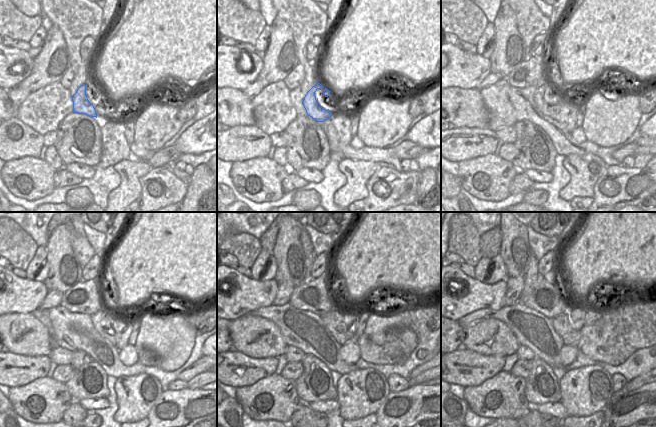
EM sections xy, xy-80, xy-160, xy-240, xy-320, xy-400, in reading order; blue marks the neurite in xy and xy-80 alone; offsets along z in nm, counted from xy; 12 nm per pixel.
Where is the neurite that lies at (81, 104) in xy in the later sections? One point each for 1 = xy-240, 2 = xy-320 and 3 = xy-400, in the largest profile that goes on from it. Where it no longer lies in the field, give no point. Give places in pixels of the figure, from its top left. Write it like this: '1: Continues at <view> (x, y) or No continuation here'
1: Continues at xy-240 (106, 324)
2: Continues at xy-320 (334, 320)
3: Continues at xy-400 (561, 323)

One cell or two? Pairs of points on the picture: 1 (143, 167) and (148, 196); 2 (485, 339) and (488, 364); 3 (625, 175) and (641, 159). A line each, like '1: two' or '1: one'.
1: two
2: two
3: two

